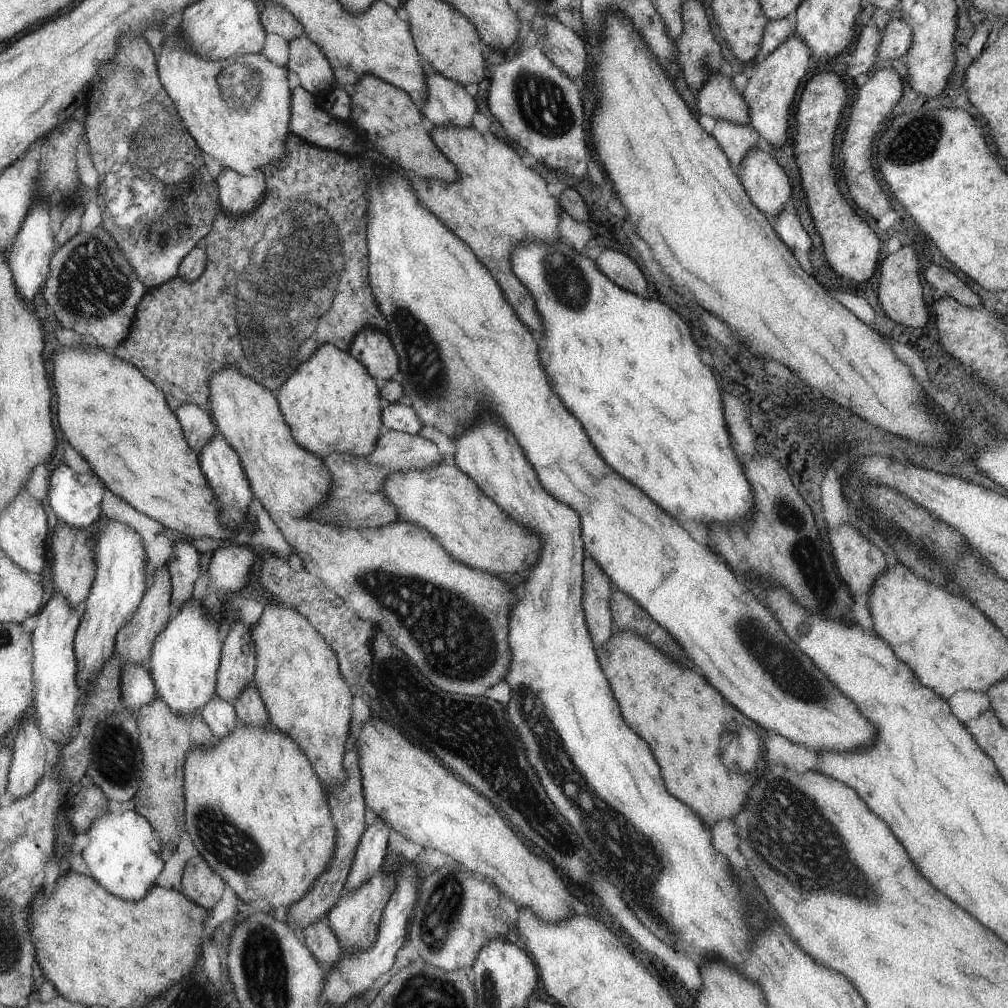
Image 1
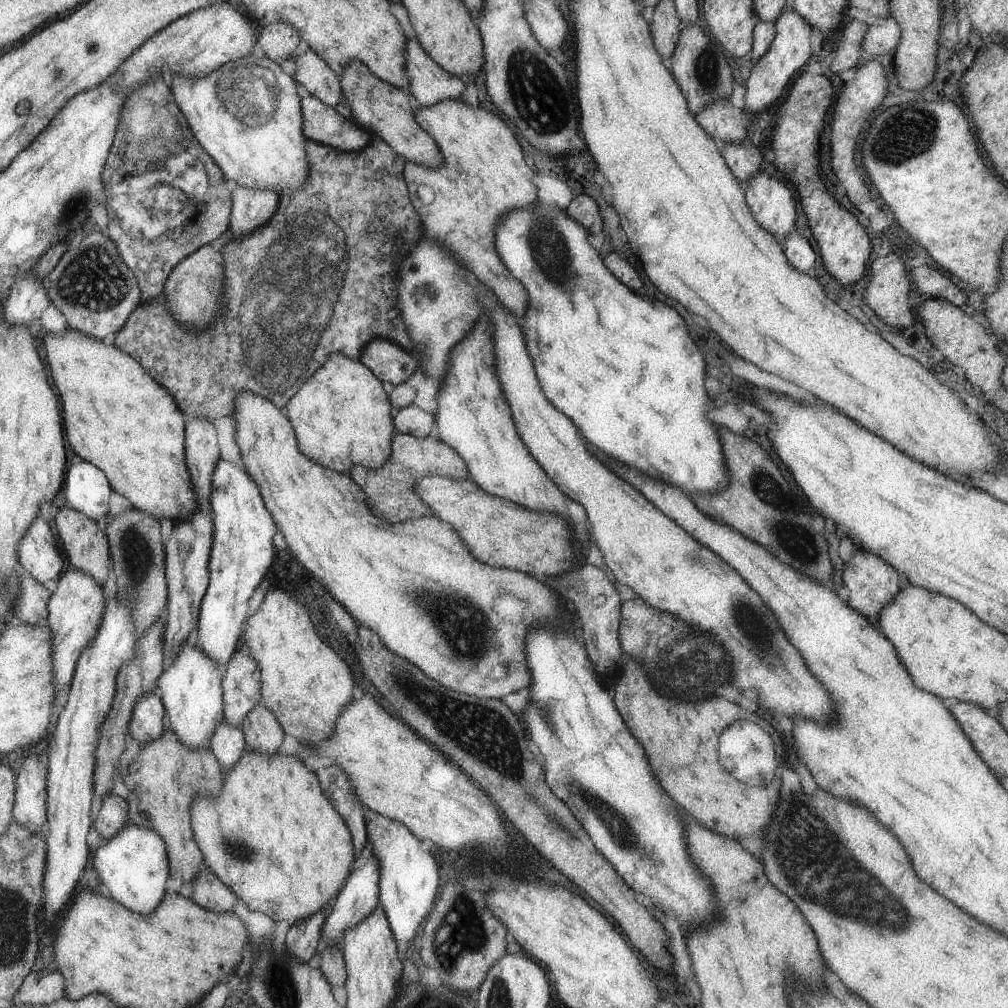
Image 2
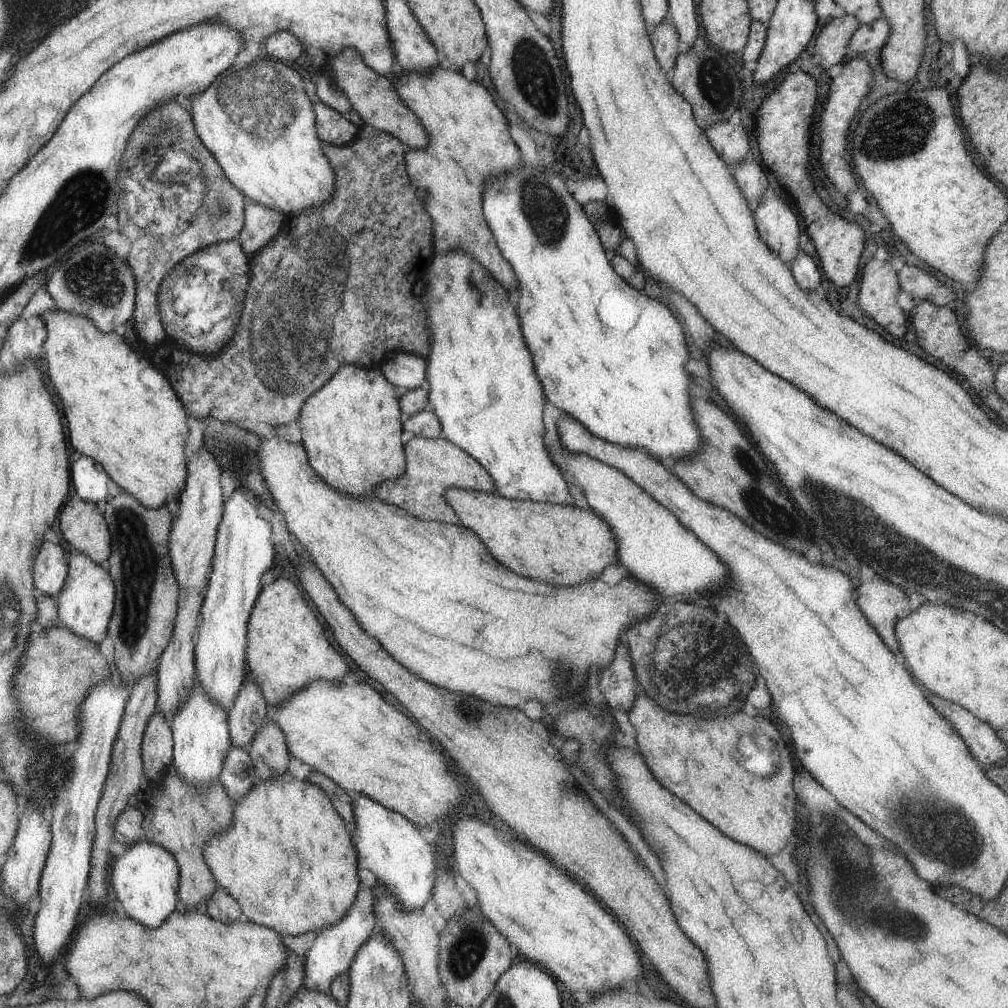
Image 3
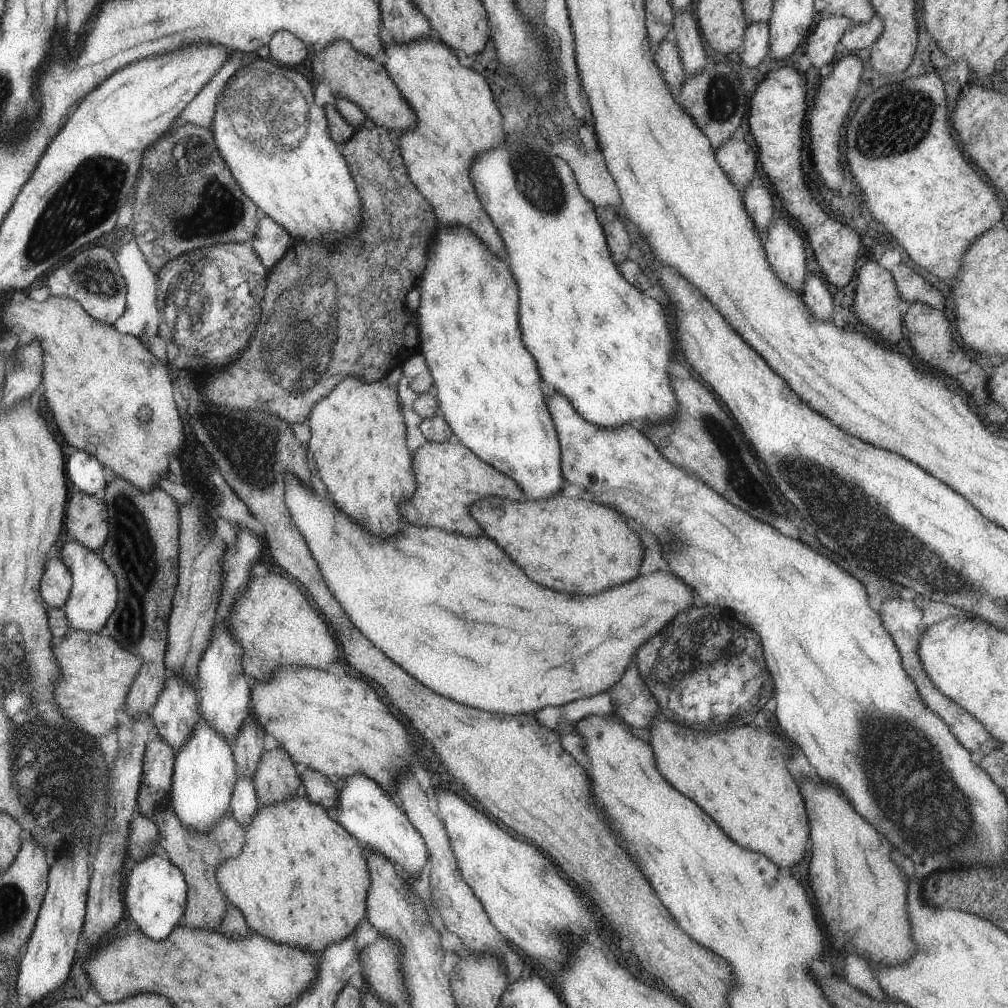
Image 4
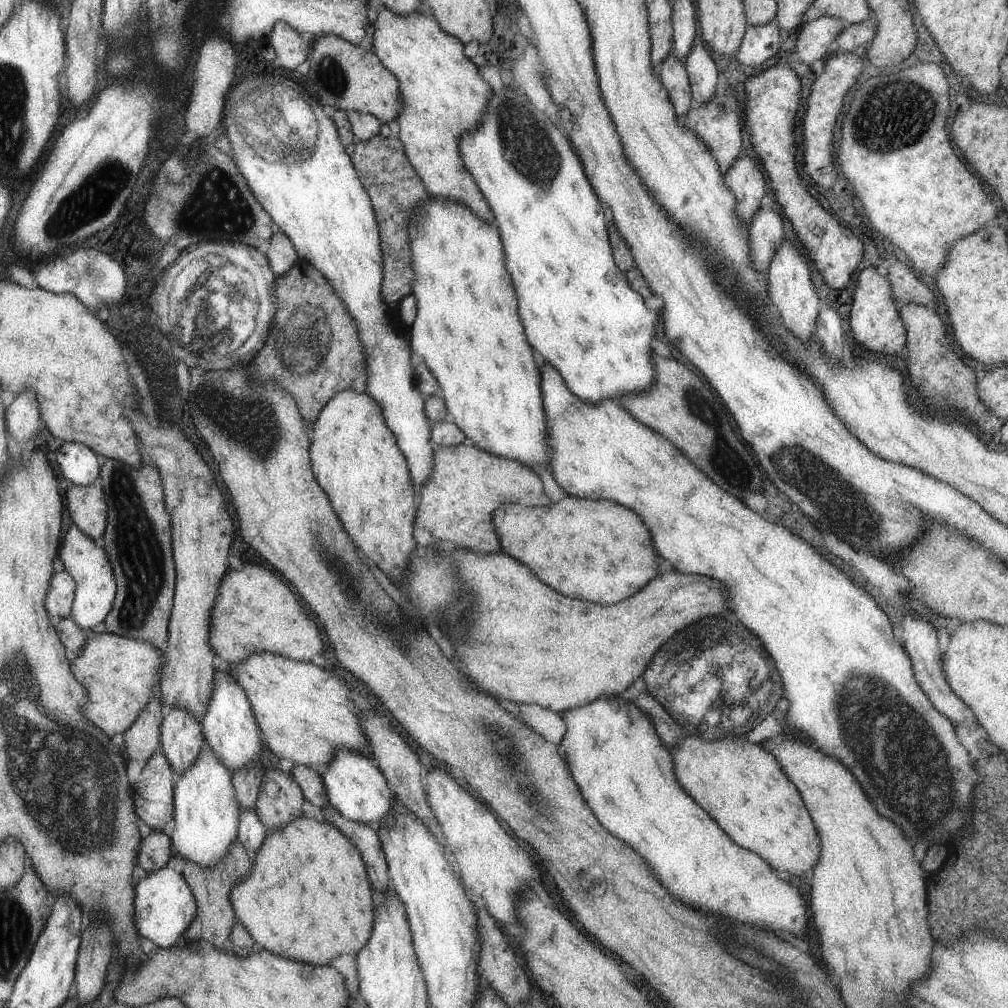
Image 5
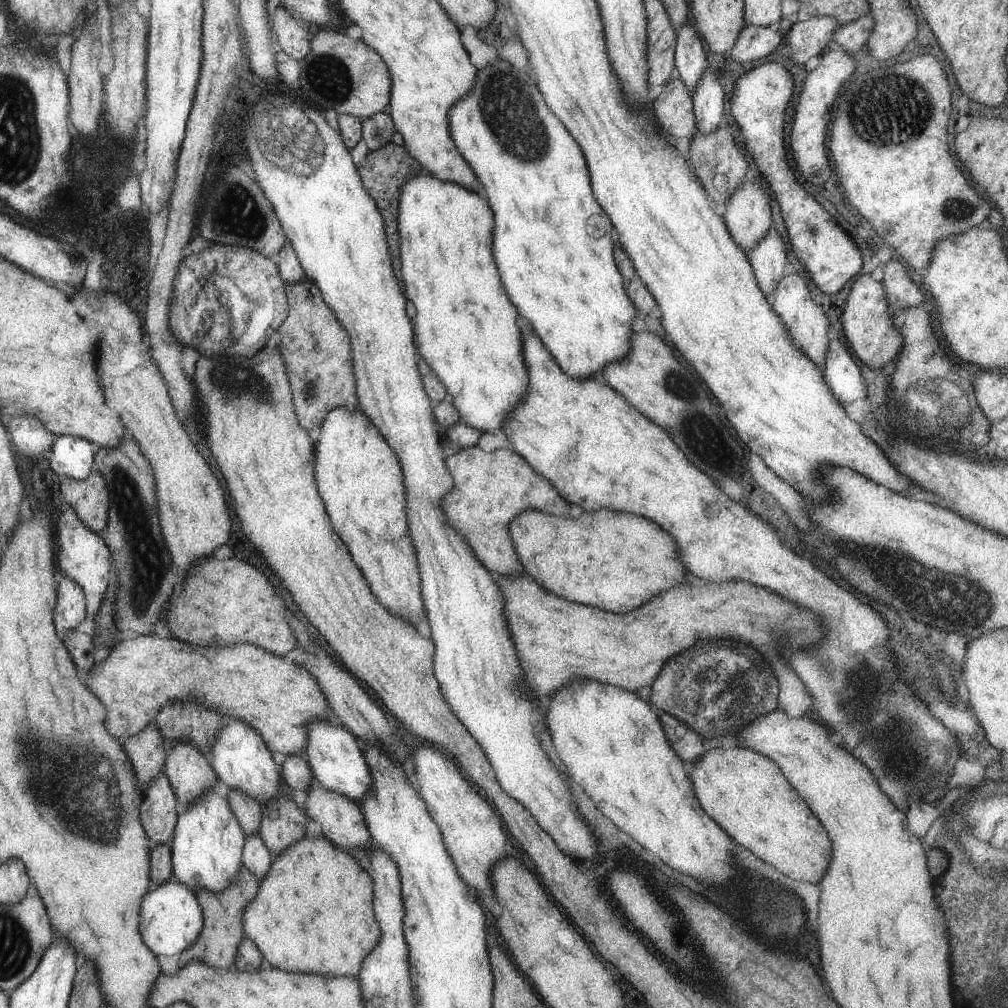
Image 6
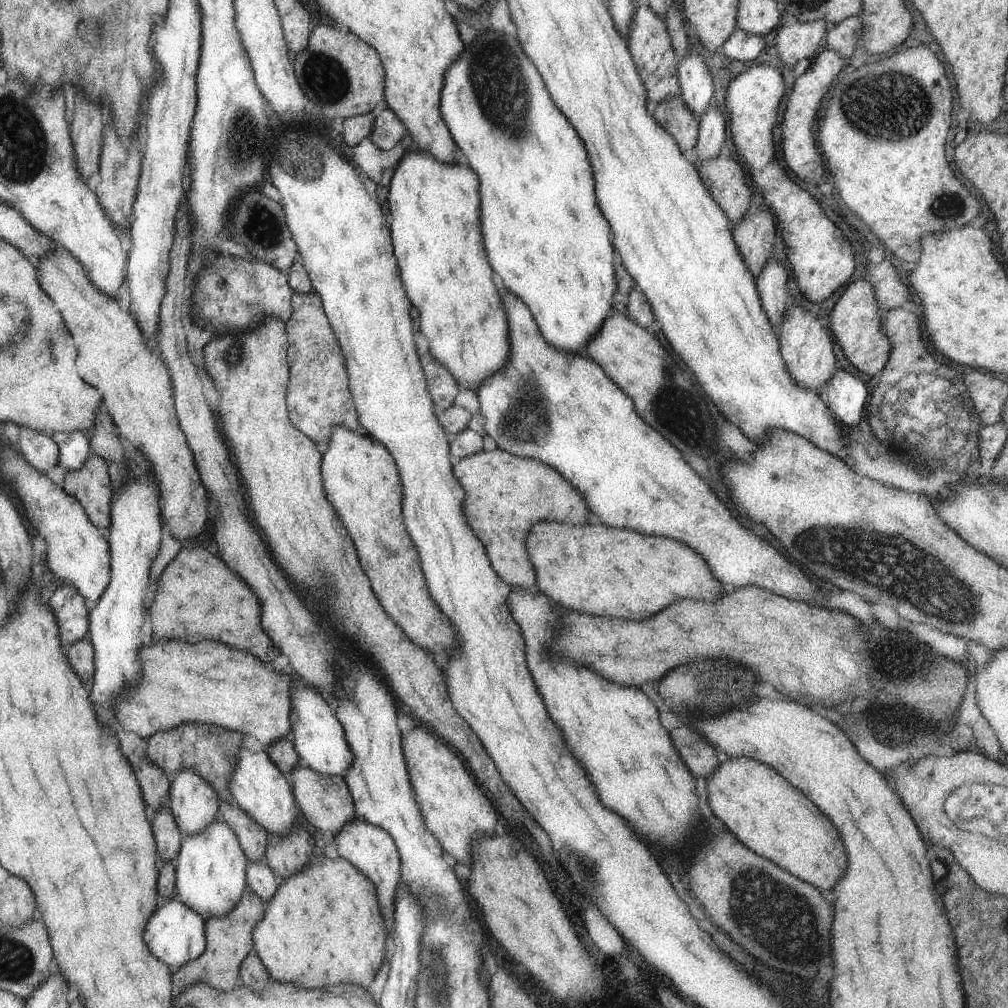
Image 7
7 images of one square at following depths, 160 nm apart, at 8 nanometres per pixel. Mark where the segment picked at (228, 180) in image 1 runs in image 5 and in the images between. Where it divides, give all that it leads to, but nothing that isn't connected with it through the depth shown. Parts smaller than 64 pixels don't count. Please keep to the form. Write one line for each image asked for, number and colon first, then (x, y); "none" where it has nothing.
2: (252, 208)
3: (262, 224)
4: (272, 241)
5: (282, 257)

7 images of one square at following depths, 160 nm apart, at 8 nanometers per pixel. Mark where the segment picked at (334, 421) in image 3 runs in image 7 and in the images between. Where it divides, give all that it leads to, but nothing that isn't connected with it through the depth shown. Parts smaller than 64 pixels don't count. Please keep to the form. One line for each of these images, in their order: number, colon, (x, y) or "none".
4: (358, 440)
5: (356, 459)
6: (360, 477)
7: (361, 479)

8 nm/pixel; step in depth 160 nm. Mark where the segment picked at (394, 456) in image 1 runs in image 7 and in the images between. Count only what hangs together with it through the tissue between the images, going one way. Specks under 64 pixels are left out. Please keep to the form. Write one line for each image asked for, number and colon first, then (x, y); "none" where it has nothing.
2: (390, 490)
3: (433, 465)
4: (449, 477)
5: (456, 505)
6: (489, 489)
7: (505, 495)

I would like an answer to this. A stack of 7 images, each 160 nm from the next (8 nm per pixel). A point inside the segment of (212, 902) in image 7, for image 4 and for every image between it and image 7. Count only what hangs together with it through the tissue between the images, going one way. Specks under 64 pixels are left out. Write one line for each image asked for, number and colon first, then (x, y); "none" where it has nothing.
4: (205, 776)
5: (205, 823)
6: (207, 850)

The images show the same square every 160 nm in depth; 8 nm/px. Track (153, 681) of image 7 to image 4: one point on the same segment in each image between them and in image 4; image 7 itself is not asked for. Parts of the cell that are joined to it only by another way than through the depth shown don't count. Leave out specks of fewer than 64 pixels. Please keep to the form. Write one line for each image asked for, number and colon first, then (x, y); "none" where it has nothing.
4: (335, 724)
5: (305, 714)
6: (279, 699)

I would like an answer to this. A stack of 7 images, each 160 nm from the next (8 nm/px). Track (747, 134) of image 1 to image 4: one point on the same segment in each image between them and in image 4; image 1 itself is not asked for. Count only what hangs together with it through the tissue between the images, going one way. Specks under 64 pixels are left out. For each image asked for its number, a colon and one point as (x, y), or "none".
2: (744, 159)
3: (751, 179)
4: (759, 204)

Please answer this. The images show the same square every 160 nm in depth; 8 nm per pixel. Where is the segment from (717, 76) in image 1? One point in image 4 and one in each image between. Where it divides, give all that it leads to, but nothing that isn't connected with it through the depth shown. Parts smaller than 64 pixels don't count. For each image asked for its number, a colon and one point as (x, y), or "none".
2: (725, 123)
3: (731, 141)
4: (737, 160)

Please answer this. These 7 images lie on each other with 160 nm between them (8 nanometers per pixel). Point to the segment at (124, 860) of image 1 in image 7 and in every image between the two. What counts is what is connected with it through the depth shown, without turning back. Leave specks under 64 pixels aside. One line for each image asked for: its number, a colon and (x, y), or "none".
2: (134, 865)
3: (146, 879)
4: (156, 893)
5: (165, 904)
6: (172, 920)
7: (176, 932)

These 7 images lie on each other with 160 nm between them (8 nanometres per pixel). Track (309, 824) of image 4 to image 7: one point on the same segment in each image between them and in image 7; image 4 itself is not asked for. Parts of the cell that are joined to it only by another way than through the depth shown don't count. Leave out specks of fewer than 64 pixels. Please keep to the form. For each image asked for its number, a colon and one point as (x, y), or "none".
5: (308, 898)
6: (314, 914)
7: (324, 926)

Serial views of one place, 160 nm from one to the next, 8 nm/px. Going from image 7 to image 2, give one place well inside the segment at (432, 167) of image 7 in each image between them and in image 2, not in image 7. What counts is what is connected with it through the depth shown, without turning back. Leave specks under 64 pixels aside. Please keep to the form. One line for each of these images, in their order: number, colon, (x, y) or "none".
2: (473, 417)
3: (483, 387)
4: (488, 386)
5: (468, 329)
6: (465, 325)

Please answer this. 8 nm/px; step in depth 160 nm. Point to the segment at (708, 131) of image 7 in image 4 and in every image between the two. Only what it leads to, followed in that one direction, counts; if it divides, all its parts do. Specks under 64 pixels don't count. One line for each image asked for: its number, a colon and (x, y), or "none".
4: (686, 34)
5: (703, 76)
6: (708, 99)

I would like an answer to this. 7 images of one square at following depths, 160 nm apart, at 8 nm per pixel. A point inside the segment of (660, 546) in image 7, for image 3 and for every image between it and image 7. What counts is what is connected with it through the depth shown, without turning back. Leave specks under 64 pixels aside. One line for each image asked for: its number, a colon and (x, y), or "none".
3: (564, 545)
4: (570, 545)
5: (595, 550)
6: (616, 563)

